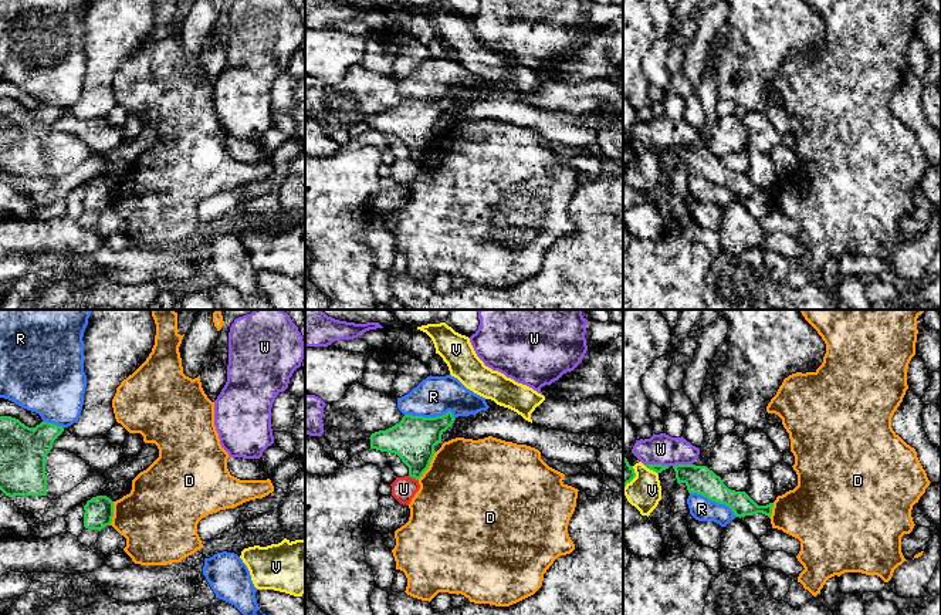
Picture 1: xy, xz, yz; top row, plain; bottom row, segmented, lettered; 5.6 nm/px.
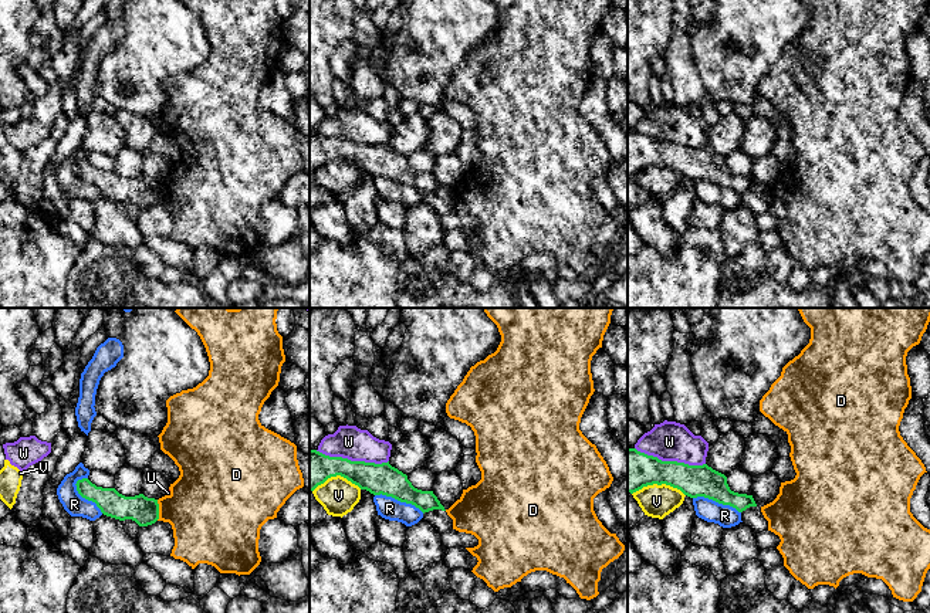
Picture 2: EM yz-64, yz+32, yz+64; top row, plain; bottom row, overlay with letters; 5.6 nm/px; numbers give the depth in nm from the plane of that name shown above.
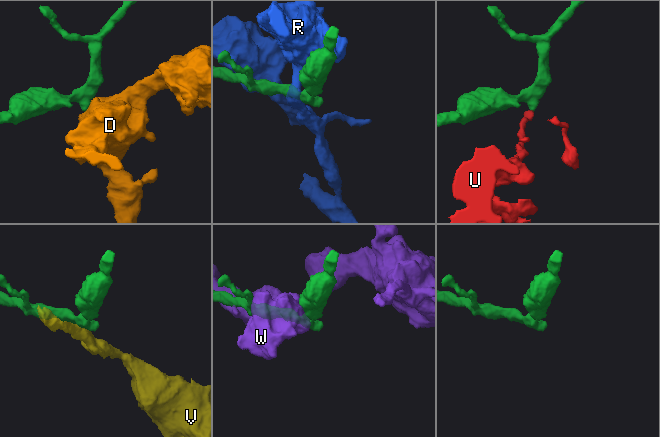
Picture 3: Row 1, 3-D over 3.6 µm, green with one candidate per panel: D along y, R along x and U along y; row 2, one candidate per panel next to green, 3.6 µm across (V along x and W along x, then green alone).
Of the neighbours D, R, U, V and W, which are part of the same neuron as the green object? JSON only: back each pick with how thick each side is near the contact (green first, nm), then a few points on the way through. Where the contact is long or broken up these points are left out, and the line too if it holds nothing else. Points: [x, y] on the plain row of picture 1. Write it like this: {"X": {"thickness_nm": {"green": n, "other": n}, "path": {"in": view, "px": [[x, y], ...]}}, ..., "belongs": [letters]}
{"belongs": []}

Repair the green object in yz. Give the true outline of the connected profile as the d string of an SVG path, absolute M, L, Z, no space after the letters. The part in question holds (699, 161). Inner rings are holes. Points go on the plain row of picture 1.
M676 146L677 165L684 165L688 175L697 175L718 186L728 187L735 199L745 199L762 195L768 199L772 196L774 185L758 187L745 173L728 170L720 158L707 148Z

